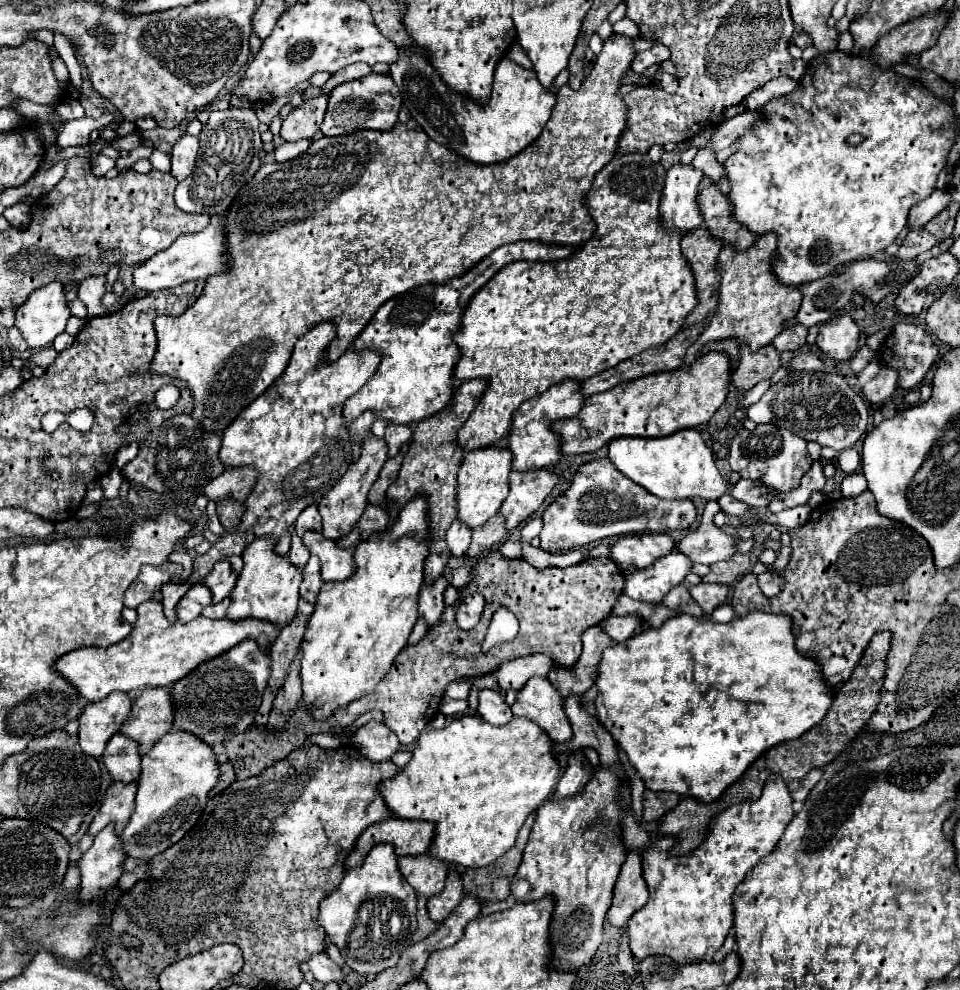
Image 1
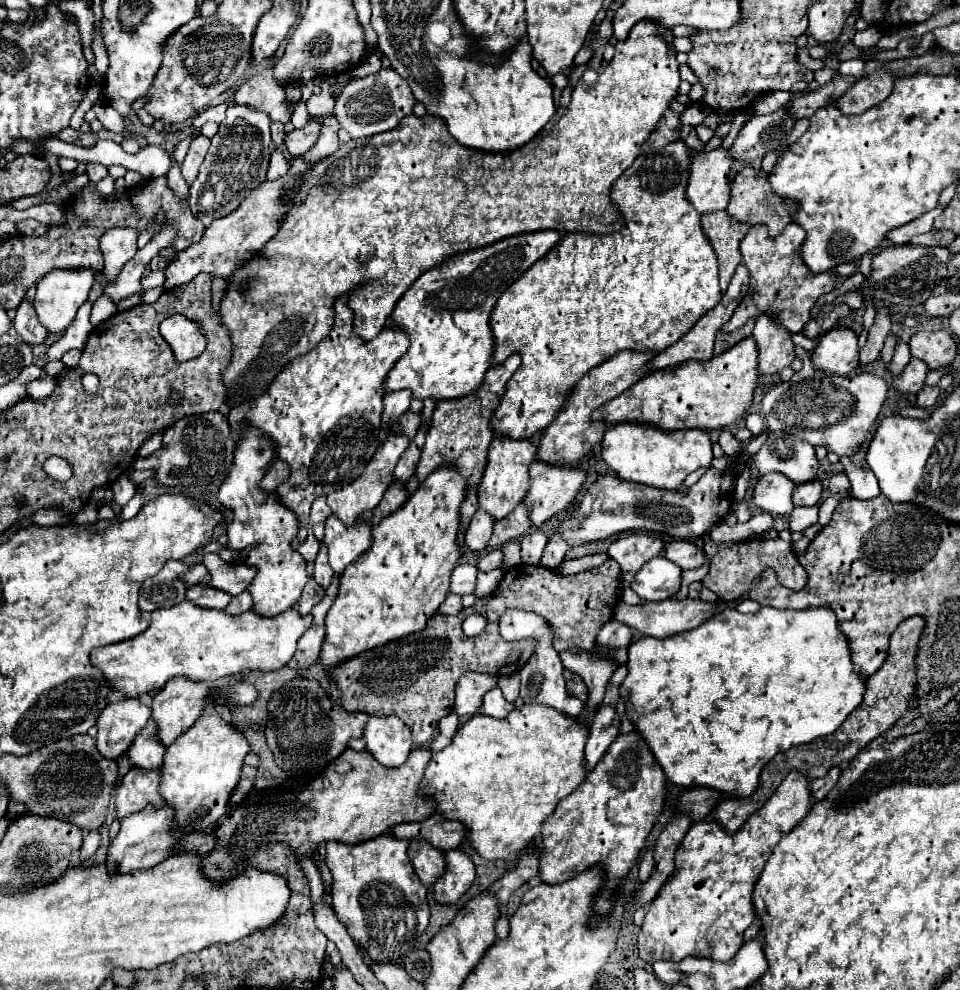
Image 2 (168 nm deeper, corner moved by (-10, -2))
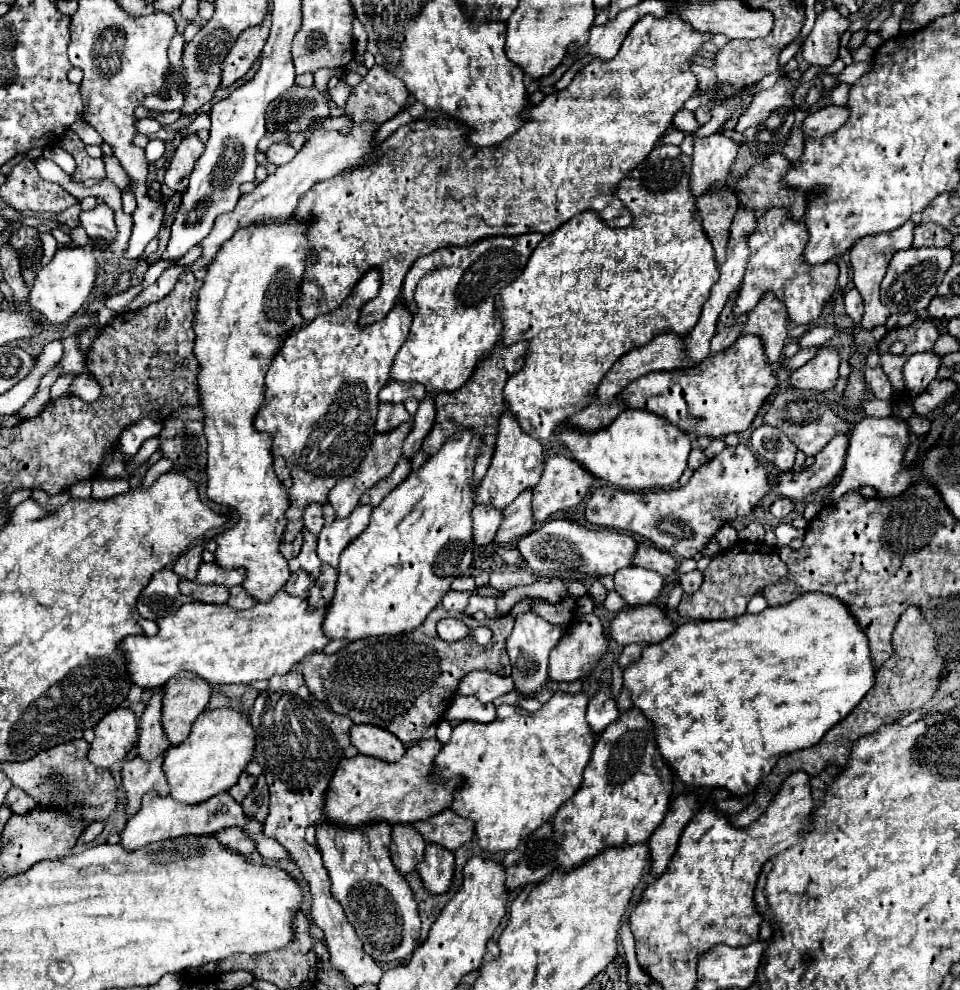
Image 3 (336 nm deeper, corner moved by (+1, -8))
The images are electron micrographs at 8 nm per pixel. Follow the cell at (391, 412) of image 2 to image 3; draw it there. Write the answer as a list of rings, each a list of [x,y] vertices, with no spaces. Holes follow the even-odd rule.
[[[390,380],[380,392],[378,398],[382,402],[404,402],[408,398],[416,398],[419,402],[426,396],[426,388],[422,384],[408,384],[408,382],[396,382]]]

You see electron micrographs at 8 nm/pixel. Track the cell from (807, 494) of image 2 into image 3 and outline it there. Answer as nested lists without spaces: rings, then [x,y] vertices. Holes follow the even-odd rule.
[[[778,498],[772,506],[770,506],[770,512],[776,516],[776,518],[786,518],[790,512],[794,510],[792,502],[788,498]]]

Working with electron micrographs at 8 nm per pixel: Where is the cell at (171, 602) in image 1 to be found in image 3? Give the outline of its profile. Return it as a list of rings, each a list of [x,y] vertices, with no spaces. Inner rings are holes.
[[[202,540],[200,544],[192,546],[184,556],[180,556],[174,564],[174,572],[180,576],[180,578],[188,578],[188,580],[194,580],[196,578],[196,572],[198,572],[198,566],[202,562],[202,552],[206,548],[206,540]]]

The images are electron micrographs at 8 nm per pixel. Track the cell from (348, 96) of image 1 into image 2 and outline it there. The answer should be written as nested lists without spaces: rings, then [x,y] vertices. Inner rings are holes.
[[[381,68],[379,74],[353,78],[343,88],[343,92],[335,100],[335,118],[341,128],[351,134],[351,138],[365,138],[399,126],[403,116],[413,112],[413,104],[415,98],[411,94],[409,84],[393,68]]]

